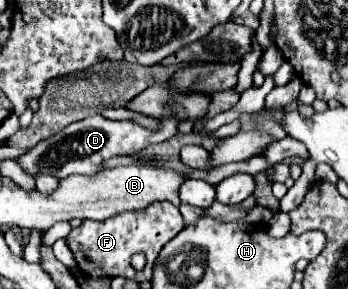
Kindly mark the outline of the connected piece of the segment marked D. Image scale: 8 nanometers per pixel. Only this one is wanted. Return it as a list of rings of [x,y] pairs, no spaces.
[[[101,115],[87,117],[83,121],[67,125],[65,129],[61,129],[51,139],[35,145],[27,155],[23,155],[19,159],[19,165],[27,173],[31,173],[33,177],[39,173],[47,173],[47,175],[53,175],[57,179],[69,177],[73,173],[95,175],[97,171],[101,171],[101,163],[107,161],[109,157],[137,153],[143,147],[147,147],[149,143],[163,143],[163,141],[175,137],[177,125],[179,125],[177,117],[163,117],[159,129],[141,127],[137,121],[109,121]]]

